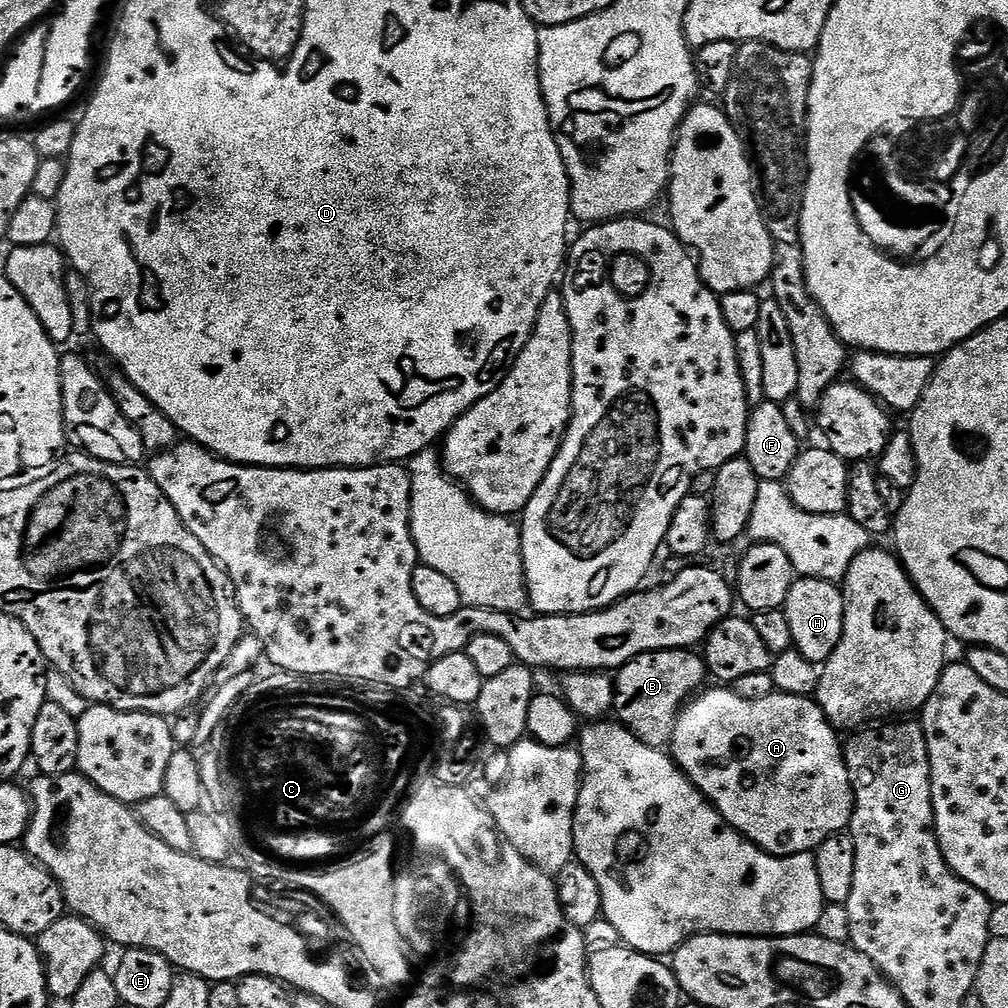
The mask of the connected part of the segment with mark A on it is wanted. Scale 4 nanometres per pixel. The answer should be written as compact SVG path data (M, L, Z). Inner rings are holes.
M709 687L685 705L685 710L681 713L672 735L670 755L675 760L676 765L684 771L688 781L719 810L725 822L737 828L746 839L760 847L761 852L769 852L772 856L796 856L799 852L811 853L819 848L826 838L843 833L852 822L852 805L854 803L852 783L850 782L848 767L844 761L842 740L836 737L838 735L837 729L828 721L826 714L820 709L820 705L816 703L815 699L807 696L791 696L785 692L775 691L766 698L751 700L745 696L740 696L731 687L716 687L720 688L710 689L711 687Z

